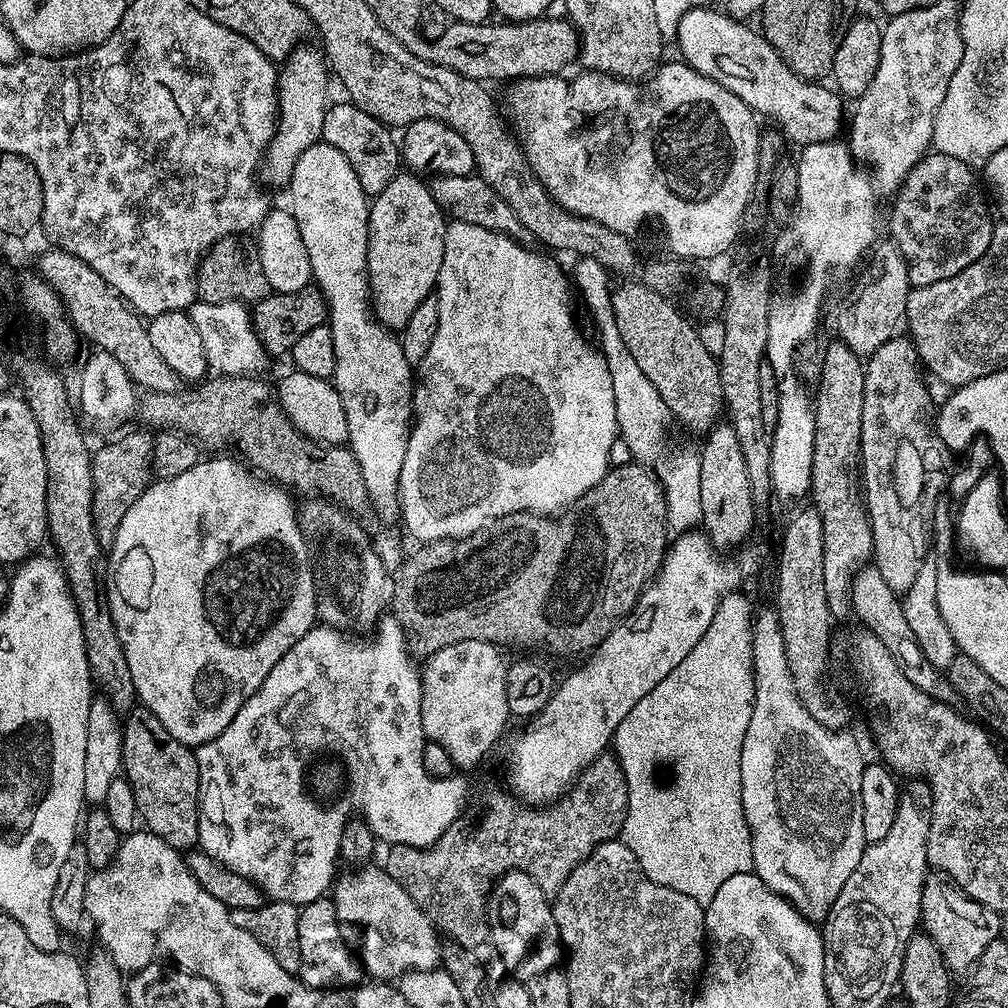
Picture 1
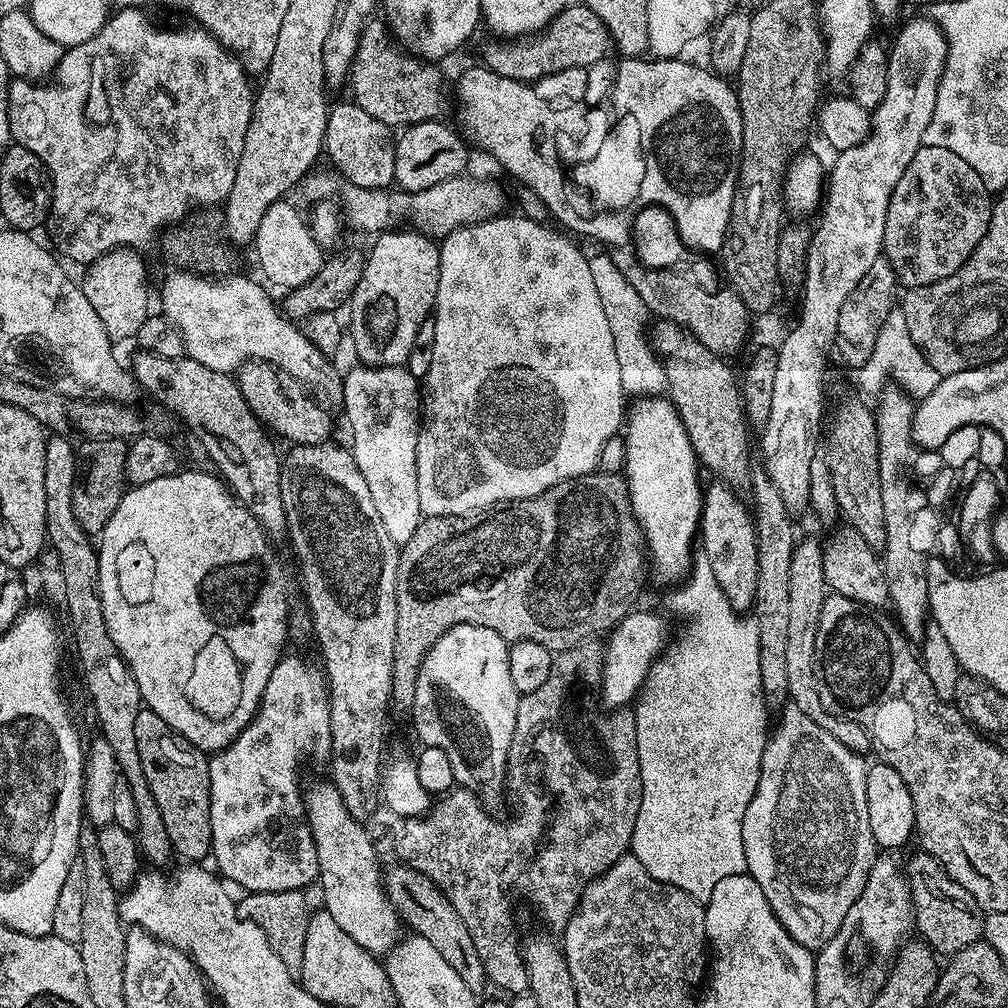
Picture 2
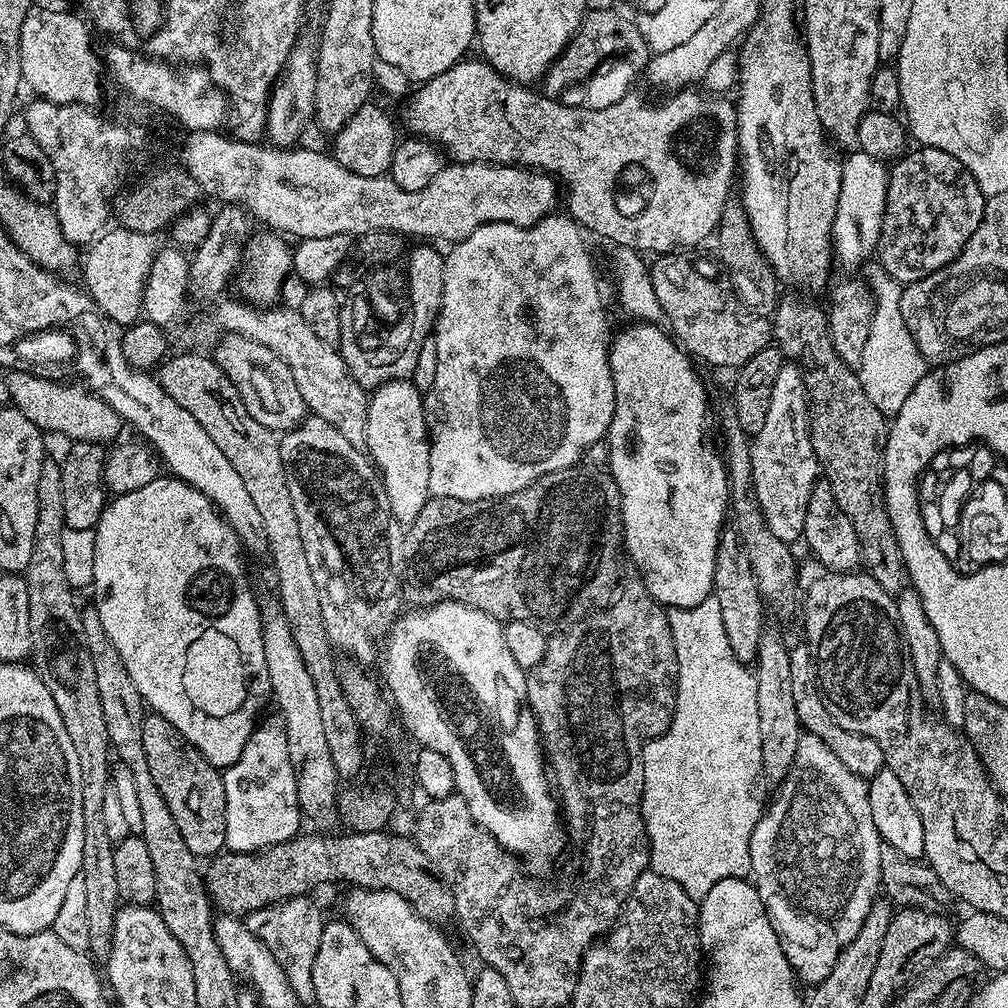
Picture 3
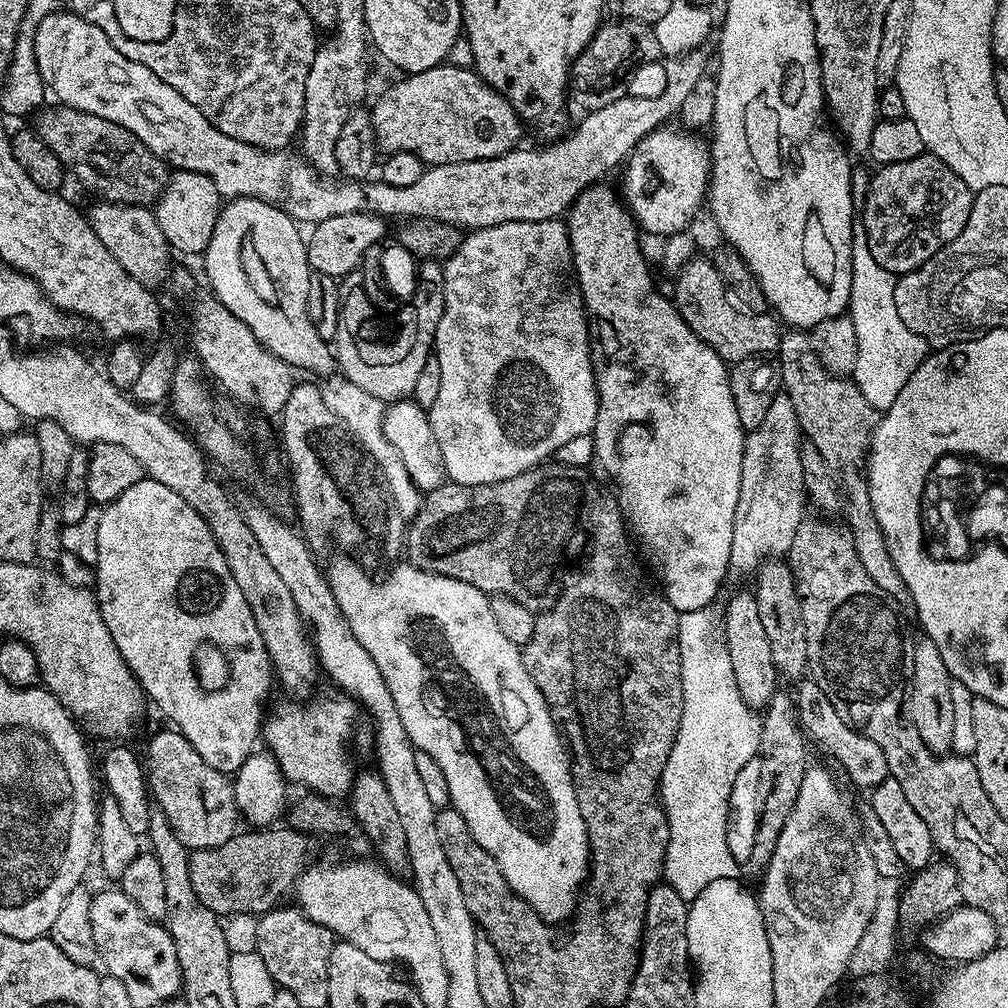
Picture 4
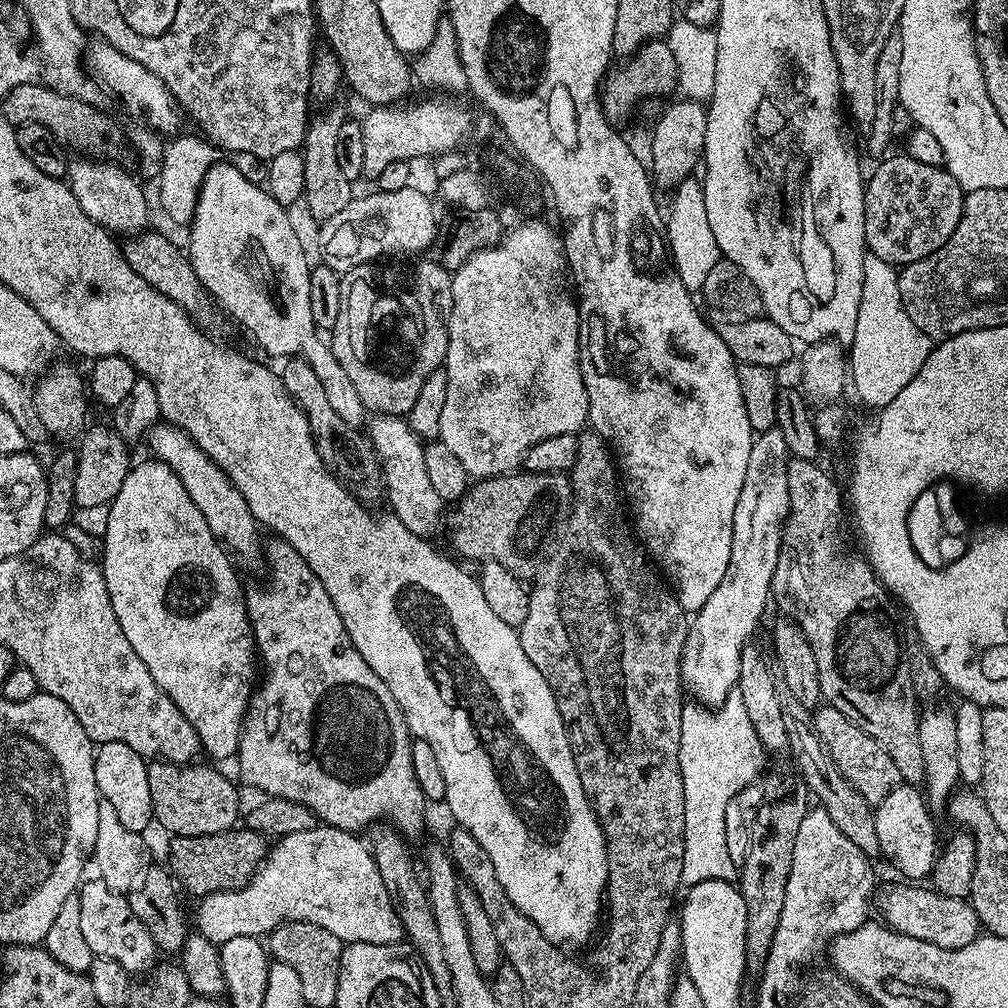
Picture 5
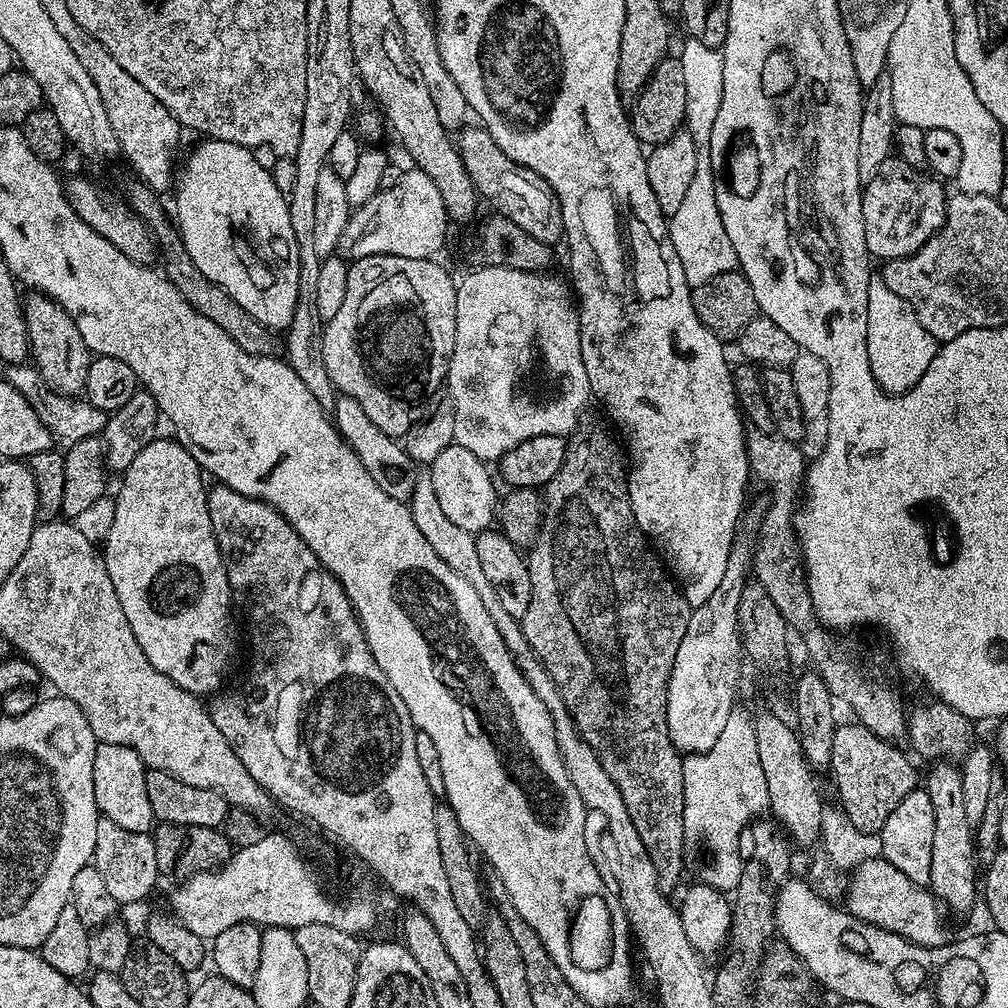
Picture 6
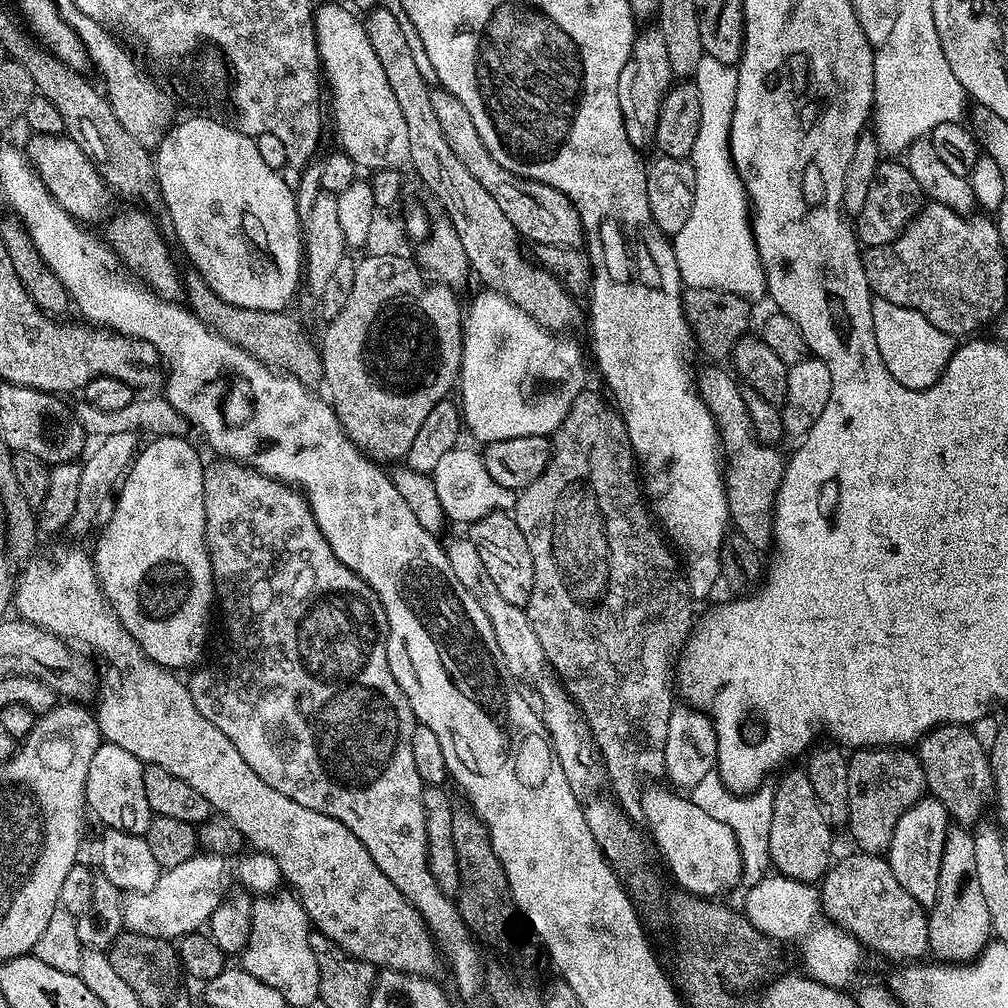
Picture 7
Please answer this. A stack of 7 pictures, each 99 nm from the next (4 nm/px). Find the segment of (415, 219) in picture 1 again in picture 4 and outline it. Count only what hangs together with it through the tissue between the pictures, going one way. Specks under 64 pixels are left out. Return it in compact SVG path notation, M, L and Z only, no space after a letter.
M424 262L420 270L420 336L424 336L424 344L416 344L416 356L352 356L352 328L364 320L364 312L368 312L368 304L364 304L364 296L360 292L340 292L340 317L334 341L336 363L345 380L354 382L354 386L362 386L366 394L374 394L374 398L385 402L407 400L412 395L414 385L422 374L422 366L426 366L426 358L433 351L436 339L436 327L442 318L444 309L444 270L439 263Z

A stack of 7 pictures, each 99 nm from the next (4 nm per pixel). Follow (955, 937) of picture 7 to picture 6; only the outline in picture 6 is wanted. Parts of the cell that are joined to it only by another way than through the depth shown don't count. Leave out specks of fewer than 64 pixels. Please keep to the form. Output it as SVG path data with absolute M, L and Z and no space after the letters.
M936 762L931 765L928 772L924 787L930 794L930 802L934 807L934 833L933 849L930 852L930 882L929 891L943 905L956 912L964 912L970 909L975 900L978 900L978 872L974 864L975 860L975 843L974 843L974 826L969 822L966 815L966 806L963 805L962 780L959 767L952 762Z

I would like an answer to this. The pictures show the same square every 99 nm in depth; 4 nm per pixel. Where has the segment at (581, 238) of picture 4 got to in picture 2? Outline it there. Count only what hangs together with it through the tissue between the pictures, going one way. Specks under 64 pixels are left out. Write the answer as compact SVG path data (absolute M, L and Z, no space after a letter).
M640 398L631 405L626 416L626 427L622 435L625 442L625 464L623 475L628 481L628 493L636 521L644 532L646 556L650 568L664 580L683 581L692 565L694 545L700 531L700 512L704 509L704 488L700 484L702 465L686 432L676 407L668 398Z

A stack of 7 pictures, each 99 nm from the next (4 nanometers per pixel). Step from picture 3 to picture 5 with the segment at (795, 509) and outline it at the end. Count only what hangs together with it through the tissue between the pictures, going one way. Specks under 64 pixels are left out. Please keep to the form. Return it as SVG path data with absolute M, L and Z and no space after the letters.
M779 428L766 430L753 439L746 482L742 482L742 494L738 494L738 506L734 506L730 566L726 566L726 578L718 582L706 606L691 617L680 655L683 687L687 695L701 706L724 704L734 691L744 645L752 638L764 607L769 607L772 575L782 555L780 534L790 511L790 486L786 486L789 459L786 438Z

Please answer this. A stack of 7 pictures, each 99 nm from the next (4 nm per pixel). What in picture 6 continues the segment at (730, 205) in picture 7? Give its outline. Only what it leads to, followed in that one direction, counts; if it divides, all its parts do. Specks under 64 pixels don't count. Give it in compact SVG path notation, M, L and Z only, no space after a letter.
M691 38L685 39L684 49L678 52L678 59L682 62L682 71L686 77L686 121L687 131L692 133L694 142L698 148L698 166L694 170L694 179L686 193L686 199L682 206L670 218L668 233L674 242L674 250L678 250L678 258L682 262L682 274L686 274L686 282L689 286L695 286L714 278L718 274L726 274L737 267L736 254L728 243L728 235L724 232L722 218L716 201L716 174L712 171L712 154L708 149L710 142L710 130L714 126L714 117L718 115L718 106L722 106L722 66L724 54L719 48L705 46Z

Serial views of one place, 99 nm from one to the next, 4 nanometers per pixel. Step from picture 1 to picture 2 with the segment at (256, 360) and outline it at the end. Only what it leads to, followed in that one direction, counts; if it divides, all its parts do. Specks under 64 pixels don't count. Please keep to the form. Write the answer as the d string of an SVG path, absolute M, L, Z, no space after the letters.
M172 270L164 280L164 289L160 292L160 304L163 315L167 316L182 334L184 351L189 360L202 362L202 366L210 366L210 370L235 373L245 360L265 360L275 368L286 370L295 380L299 380L305 388L311 390L321 401L329 405L339 405L344 399L344 381L342 372L332 365L333 361L310 342L303 327L284 315L283 311L272 301L272 296L256 280L248 276L233 274L227 278L209 278L199 272Z

